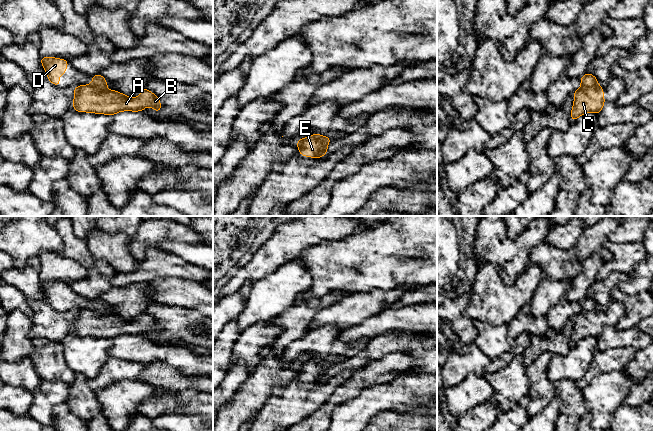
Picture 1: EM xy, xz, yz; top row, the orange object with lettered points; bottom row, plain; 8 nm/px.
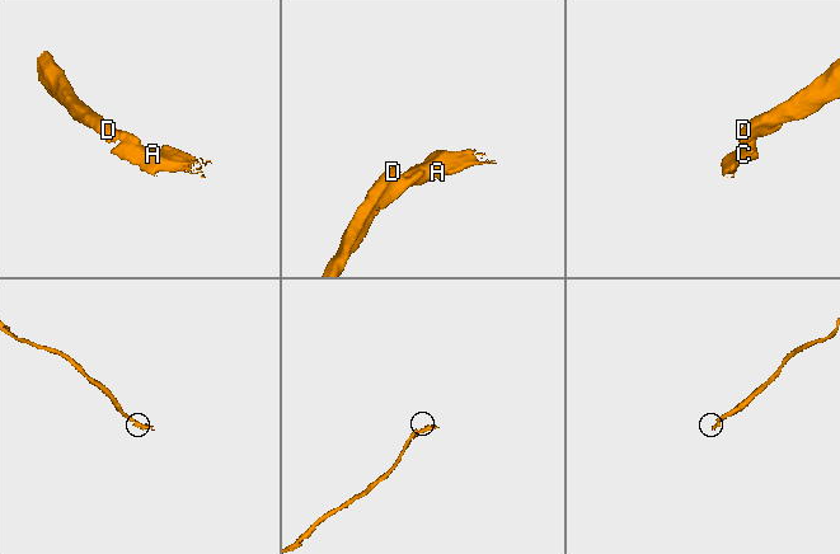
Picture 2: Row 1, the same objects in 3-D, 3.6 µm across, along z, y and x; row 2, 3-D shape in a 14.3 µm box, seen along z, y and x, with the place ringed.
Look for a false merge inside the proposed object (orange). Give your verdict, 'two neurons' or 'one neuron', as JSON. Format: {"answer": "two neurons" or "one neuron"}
{"answer": "two neurons"}

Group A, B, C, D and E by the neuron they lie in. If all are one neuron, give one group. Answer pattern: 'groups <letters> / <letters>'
groups A B C E / D

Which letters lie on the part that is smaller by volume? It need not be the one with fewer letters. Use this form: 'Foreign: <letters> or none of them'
Foreign: A, B, C, E

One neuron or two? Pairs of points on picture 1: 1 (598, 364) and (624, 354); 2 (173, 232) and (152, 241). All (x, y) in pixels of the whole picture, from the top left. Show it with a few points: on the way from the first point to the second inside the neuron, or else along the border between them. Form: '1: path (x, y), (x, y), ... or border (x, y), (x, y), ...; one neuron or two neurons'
1: path (604, 362), (618, 357); one neuron
2: path (168, 232), (161, 232), (157, 236); one neuron

